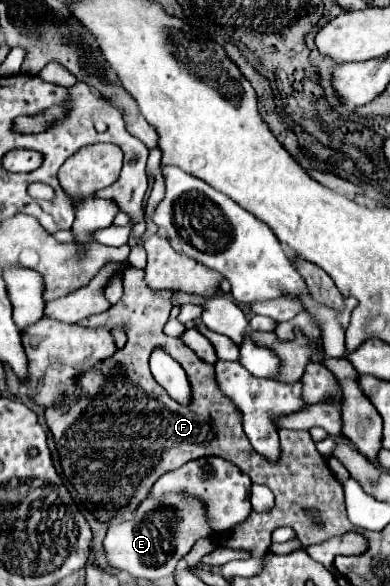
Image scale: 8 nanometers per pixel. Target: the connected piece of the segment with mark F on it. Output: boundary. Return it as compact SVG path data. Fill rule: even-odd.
M129 266L123 272L123 288L125 288L125 294L119 304L115 304L111 310L107 310L103 314L81 320L79 326L87 326L87 328L107 326L111 330L117 326L123 326L127 332L125 348L119 350L117 354L113 354L111 358L99 362L97 368L89 370L87 374L83 374L79 378L77 390L79 390L81 398L73 406L45 410L45 422L53 434L53 440L55 440L57 452L59 452L61 470L67 476L67 480L71 482L71 486L77 490L81 504L95 516L95 520L99 524L113 524L113 522L121 522L123 518L129 518L137 510L137 506L147 498L153 482L161 474L175 470L175 468L183 466L185 462L197 460L201 456L221 456L221 458L233 462L235 466L239 466L245 474L249 474L255 484L263 484L275 494L275 506L269 512L251 512L247 520L233 526L225 534L225 538L219 540L221 546L233 548L233 550L247 550L247 552L251 552L253 558L261 558L269 548L271 532L279 526L291 526L295 530L297 538L301 540L303 548L307 548L309 544L321 544L323 540L351 532L353 526L345 514L341 482L333 476L333 472L329 470L329 466L325 464L321 454L317 452L309 432L281 430L281 452L283 452L281 464L271 466L271 462L267 462L265 458L259 458L259 454L255 454L255 450L247 442L247 436L243 434L239 412L231 406L231 402L227 402L227 398L223 398L223 394L219 394L219 388L215 386L213 364L203 362L179 338L169 338L161 332L163 324L167 322L169 312L171 312L169 298L173 296L173 292L171 290L151 290L143 280L143 270L133 268L133 266ZM157 346L163 346L187 372L187 378L191 384L191 402L189 404L175 402L163 390L163 386L159 386L155 382L155 378L151 376L149 354Z

